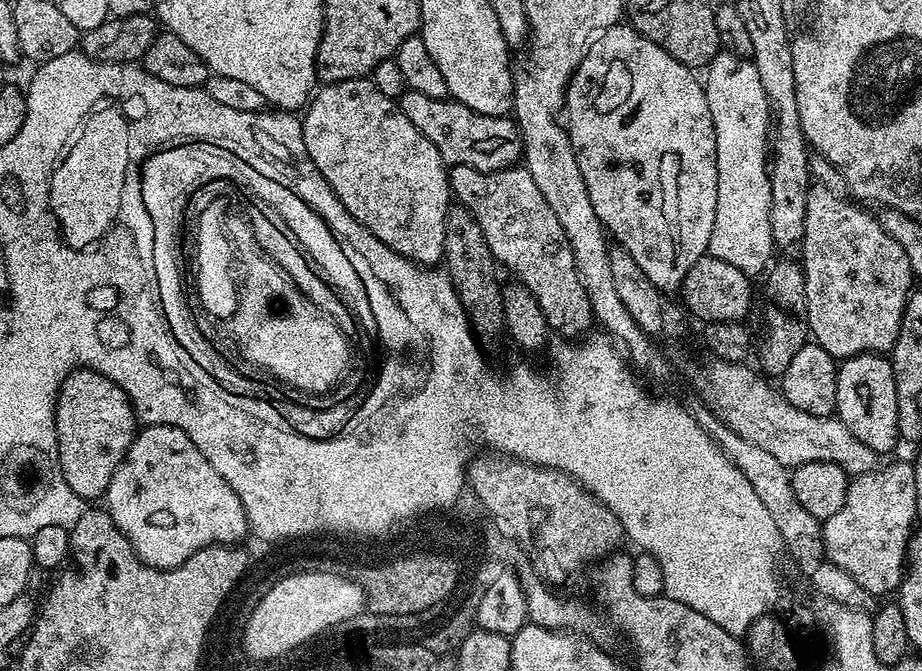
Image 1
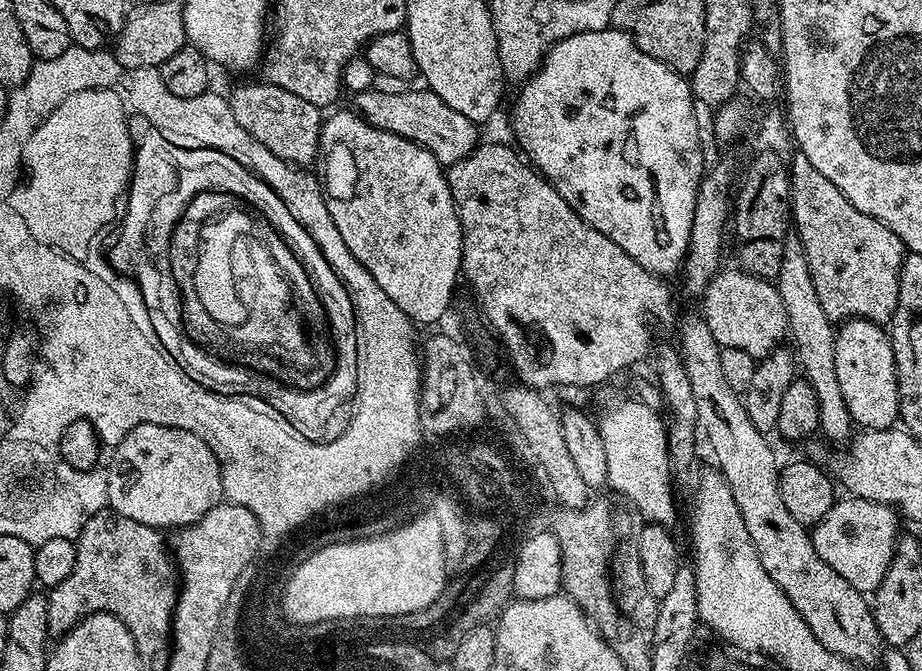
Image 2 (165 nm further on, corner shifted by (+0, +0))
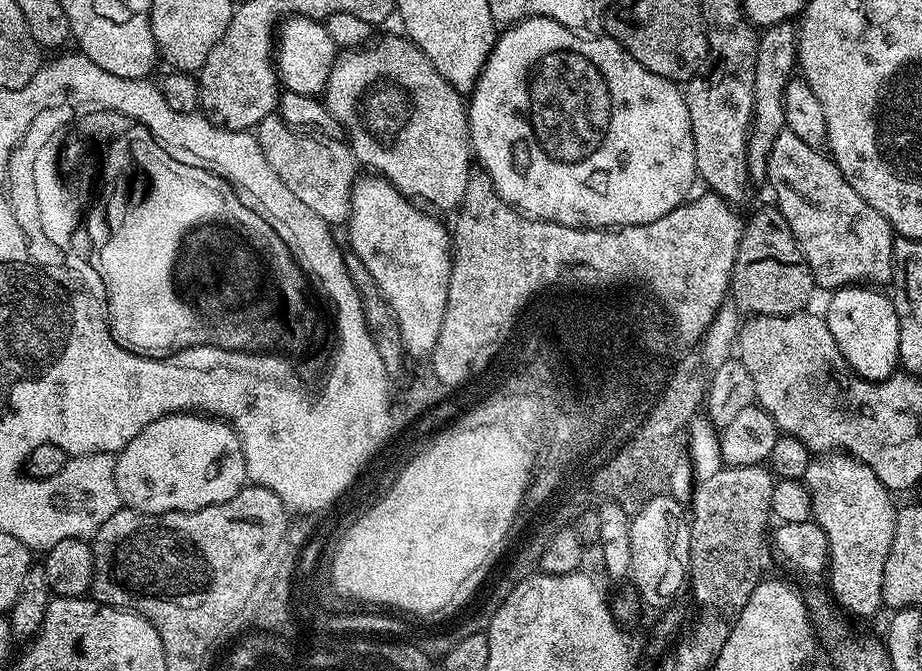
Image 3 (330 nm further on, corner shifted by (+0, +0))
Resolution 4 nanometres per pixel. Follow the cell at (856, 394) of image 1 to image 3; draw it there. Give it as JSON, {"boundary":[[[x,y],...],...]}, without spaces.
{"boundary":[[[853,286],[835,289],[829,296],[832,297],[828,300],[828,309],[823,309],[822,315],[828,323],[830,334],[834,334],[834,342],[842,358],[846,358],[849,366],[867,380],[885,380],[893,375],[900,364],[900,323],[891,295],[876,286]]]}

